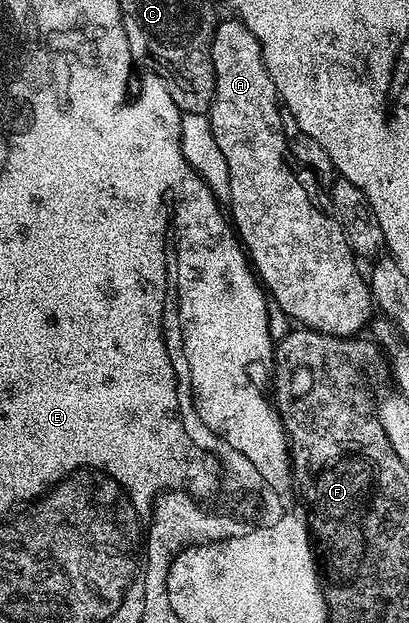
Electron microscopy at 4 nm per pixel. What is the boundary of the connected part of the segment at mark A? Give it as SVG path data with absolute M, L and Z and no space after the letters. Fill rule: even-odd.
M220 18L215 24L211 42L215 92L209 112L217 149L221 149L225 165L229 165L229 189L226 194L231 198L230 222L260 284L273 300L274 306L286 313L288 320L295 322L296 319L299 322L296 324L325 335L358 336L355 334L363 326L364 330L373 319L373 296L368 280L355 264L357 256L334 217L324 188L308 167L295 160L287 146L281 125L279 94L275 92L269 69L265 69L257 37L253 37L251 30L239 18L230 18Z

